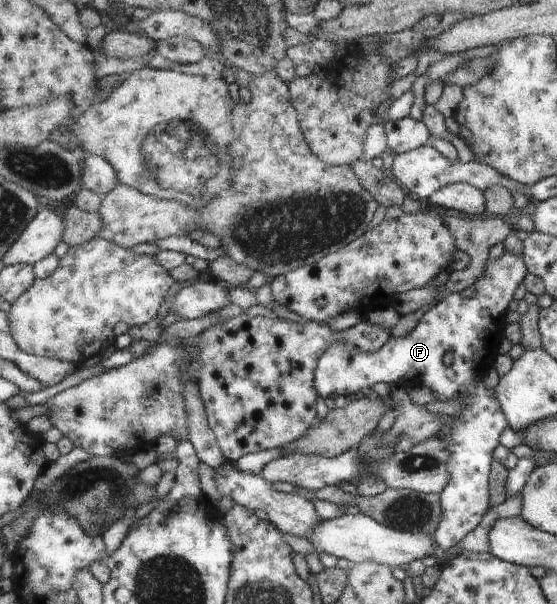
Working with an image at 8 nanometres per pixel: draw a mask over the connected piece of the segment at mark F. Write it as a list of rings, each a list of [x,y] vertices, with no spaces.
[[[505,250],[497,259],[486,260],[484,270],[480,278],[474,280],[471,288],[474,289],[474,296],[458,296],[447,294],[443,301],[438,301],[426,313],[422,314],[417,324],[404,337],[395,337],[391,334],[384,346],[372,352],[364,350],[354,350],[350,346],[344,346],[342,342],[334,342],[328,346],[319,356],[315,370],[316,390],[320,392],[323,399],[334,394],[334,396],[356,397],[359,390],[368,388],[376,383],[396,384],[397,387],[404,386],[425,386],[434,393],[436,400],[445,402],[457,399],[457,395],[463,400],[460,411],[450,415],[453,425],[450,426],[450,438],[445,447],[448,450],[448,484],[440,492],[440,520],[432,538],[434,546],[442,551],[448,551],[452,546],[456,546],[461,538],[464,538],[471,530],[474,530],[482,518],[482,514],[489,509],[488,494],[488,473],[492,462],[492,450],[496,448],[498,438],[504,429],[508,428],[504,414],[496,402],[494,392],[488,389],[483,382],[484,372],[493,366],[495,353],[499,351],[499,342],[504,338],[502,327],[506,324],[504,316],[515,299],[518,297],[521,282],[526,276],[527,270],[523,265],[523,258],[518,254],[512,254]]]

